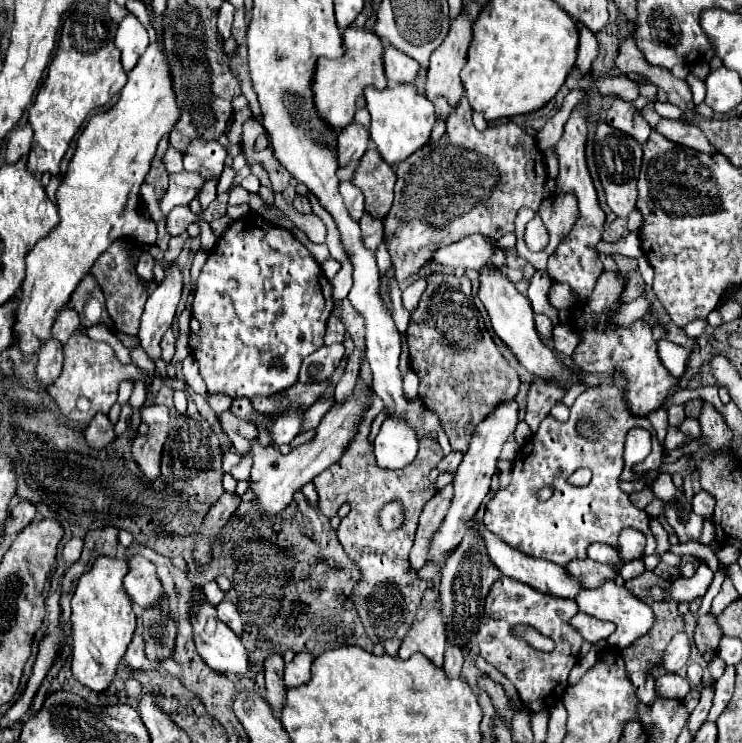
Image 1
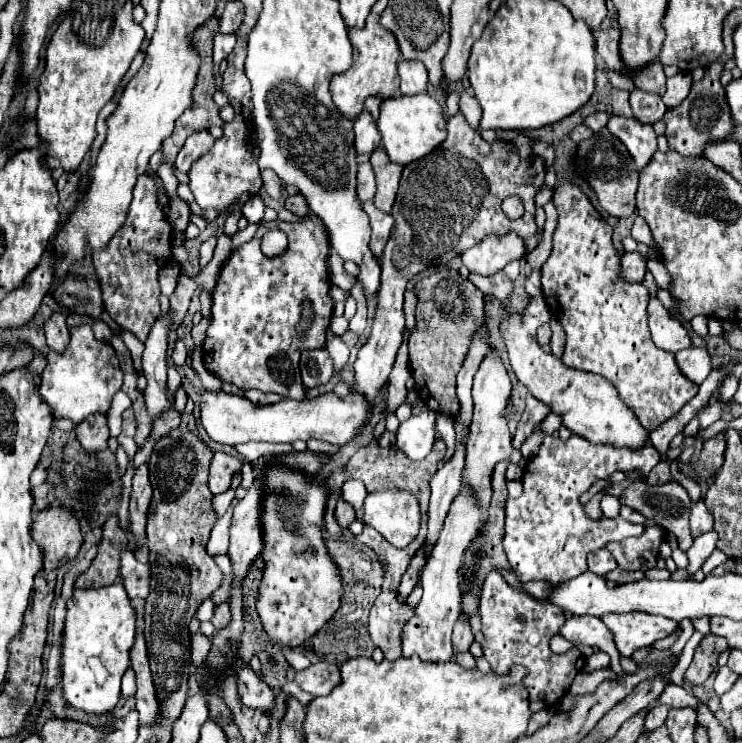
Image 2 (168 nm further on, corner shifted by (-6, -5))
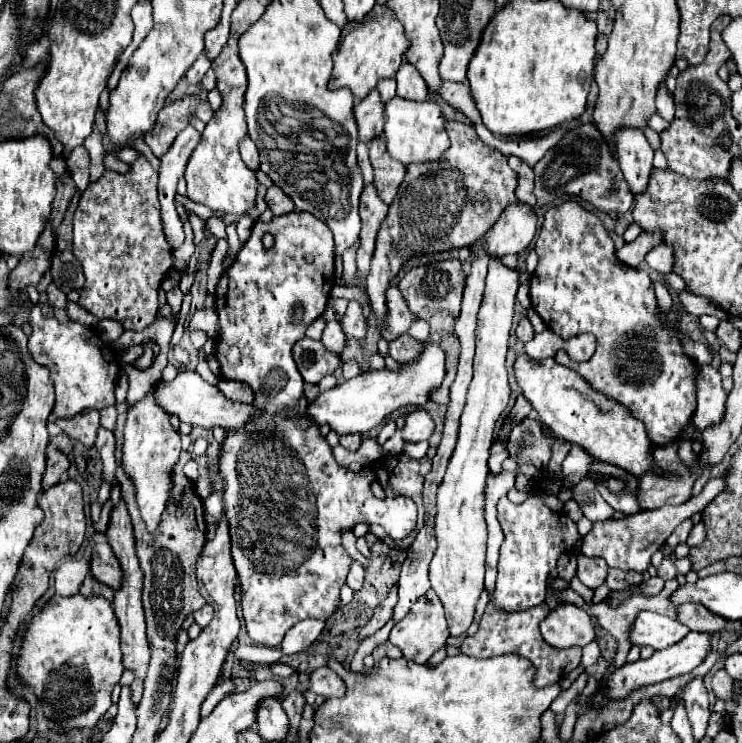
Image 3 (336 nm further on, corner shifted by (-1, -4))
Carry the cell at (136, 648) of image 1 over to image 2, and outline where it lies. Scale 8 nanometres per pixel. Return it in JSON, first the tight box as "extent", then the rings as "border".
{"extent":[121,668,135,698],"border":[[[129,668],[125,674],[123,674],[123,680],[121,680],[121,696],[123,698],[129,698],[135,694],[135,672]]]}

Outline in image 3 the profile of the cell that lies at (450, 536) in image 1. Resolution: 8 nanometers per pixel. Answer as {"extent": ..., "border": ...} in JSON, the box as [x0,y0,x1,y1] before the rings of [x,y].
{"extent":[390,589,448,663],"border":[[[428,589],[416,603],[414,607],[410,609],[410,613],[398,621],[390,633],[390,643],[396,645],[402,655],[406,659],[412,659],[416,663],[426,663],[434,651],[438,651],[440,647],[446,645],[446,639],[448,639],[448,623],[446,623],[446,615],[444,615],[444,607],[438,599],[438,595],[434,593],[434,589]]]}

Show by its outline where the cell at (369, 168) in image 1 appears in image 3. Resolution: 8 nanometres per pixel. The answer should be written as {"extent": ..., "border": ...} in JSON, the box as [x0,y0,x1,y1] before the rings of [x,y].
{"extent":[370,137,406,203],"border":[[[376,137],[370,145],[370,163],[374,167],[374,187],[384,203],[390,203],[404,179],[406,167],[386,153],[386,141]]]}

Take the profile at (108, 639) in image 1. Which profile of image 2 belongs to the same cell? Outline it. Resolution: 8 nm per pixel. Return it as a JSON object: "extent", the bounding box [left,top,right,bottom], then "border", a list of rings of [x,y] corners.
{"extent":[61,582,135,714],"border":[[[115,582],[101,590],[75,590],[67,606],[67,618],[63,628],[63,648],[61,648],[61,686],[67,706],[83,710],[87,714],[109,714],[119,700],[121,676],[129,668],[129,648],[135,640],[135,610],[121,582]]]}

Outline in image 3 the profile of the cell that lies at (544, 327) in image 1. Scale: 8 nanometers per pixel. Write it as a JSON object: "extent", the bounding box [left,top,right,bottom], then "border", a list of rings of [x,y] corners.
{"extent":[516,317,534,343],"border":[[[524,317],[524,319],[520,321],[520,325],[518,325],[518,329],[516,329],[516,335],[518,335],[518,339],[522,339],[524,343],[534,337],[534,327],[532,327],[532,323],[530,323],[528,317]]]}

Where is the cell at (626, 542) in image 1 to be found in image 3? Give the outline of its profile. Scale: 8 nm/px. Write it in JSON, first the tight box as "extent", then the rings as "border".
{"extent":[582,479,724,573],"border":[[[710,479],[706,487],[702,489],[700,495],[690,497],[686,503],[670,509],[654,509],[646,513],[638,513],[634,517],[624,517],[624,519],[614,519],[614,521],[604,521],[604,523],[594,523],[592,531],[584,537],[582,553],[588,557],[602,557],[606,559],[608,567],[624,569],[624,571],[638,571],[644,573],[650,567],[650,557],[662,549],[670,533],[688,517],[694,513],[700,513],[724,487],[724,479]]]}

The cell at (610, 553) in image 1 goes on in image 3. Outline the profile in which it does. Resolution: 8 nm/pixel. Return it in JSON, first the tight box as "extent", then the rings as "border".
{"extent":[578,555,608,589],"border":[[[578,555],[578,579],[590,587],[596,589],[604,583],[608,573],[608,565],[606,561],[602,561],[602,557],[586,557],[586,555]]]}

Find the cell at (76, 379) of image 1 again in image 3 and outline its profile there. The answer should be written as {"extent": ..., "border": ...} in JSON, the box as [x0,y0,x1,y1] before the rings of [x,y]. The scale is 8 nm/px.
{"extent":[28,293,120,417],"border":[[[46,293],[40,295],[38,304],[30,311],[32,335],[28,339],[30,353],[34,361],[46,365],[50,369],[50,379],[56,389],[56,417],[74,417],[84,409],[104,409],[114,405],[114,387],[120,375],[120,359],[118,353],[106,345],[94,329],[80,325],[76,321],[60,323],[56,317],[42,317],[41,306],[47,301]]]}

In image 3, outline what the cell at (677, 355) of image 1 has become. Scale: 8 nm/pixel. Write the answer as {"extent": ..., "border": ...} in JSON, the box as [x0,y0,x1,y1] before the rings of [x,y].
{"extent":[694,365,726,429],"border":[[[698,365],[696,371],[696,391],[698,391],[698,409],[694,413],[694,425],[706,429],[714,421],[722,419],[726,393],[722,389],[722,377],[712,365]]]}

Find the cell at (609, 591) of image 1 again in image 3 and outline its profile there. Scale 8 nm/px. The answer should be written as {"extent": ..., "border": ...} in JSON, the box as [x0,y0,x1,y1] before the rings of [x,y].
{"extent":[628,611,690,649],"border":[[[640,611],[636,621],[632,623],[628,637],[630,637],[632,645],[640,645],[640,647],[650,645],[654,649],[666,649],[666,647],[678,643],[688,633],[690,633],[690,629],[686,625],[682,625],[680,621],[658,615],[654,611]]]}

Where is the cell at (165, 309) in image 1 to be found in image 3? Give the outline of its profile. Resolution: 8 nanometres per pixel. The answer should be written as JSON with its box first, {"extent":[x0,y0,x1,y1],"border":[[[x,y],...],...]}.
{"extent":[124,385,180,531],"border":[[[152,385],[146,397],[130,407],[124,427],[124,465],[126,473],[134,481],[138,507],[148,531],[154,531],[158,527],[160,513],[166,507],[166,497],[170,491],[170,469],[174,469],[174,461],[178,461],[180,453],[178,431],[170,425],[168,413],[158,405],[154,393],[156,391]]]}

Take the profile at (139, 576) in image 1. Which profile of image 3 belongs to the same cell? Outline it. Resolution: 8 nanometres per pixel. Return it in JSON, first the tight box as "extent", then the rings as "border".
{"extent":[90,543,122,591],"border":[[[96,543],[92,547],[92,563],[90,569],[94,573],[94,577],[102,583],[106,583],[108,587],[112,587],[114,591],[122,587],[122,567],[118,563],[118,557],[114,555],[114,551],[110,549],[108,543]]]}

